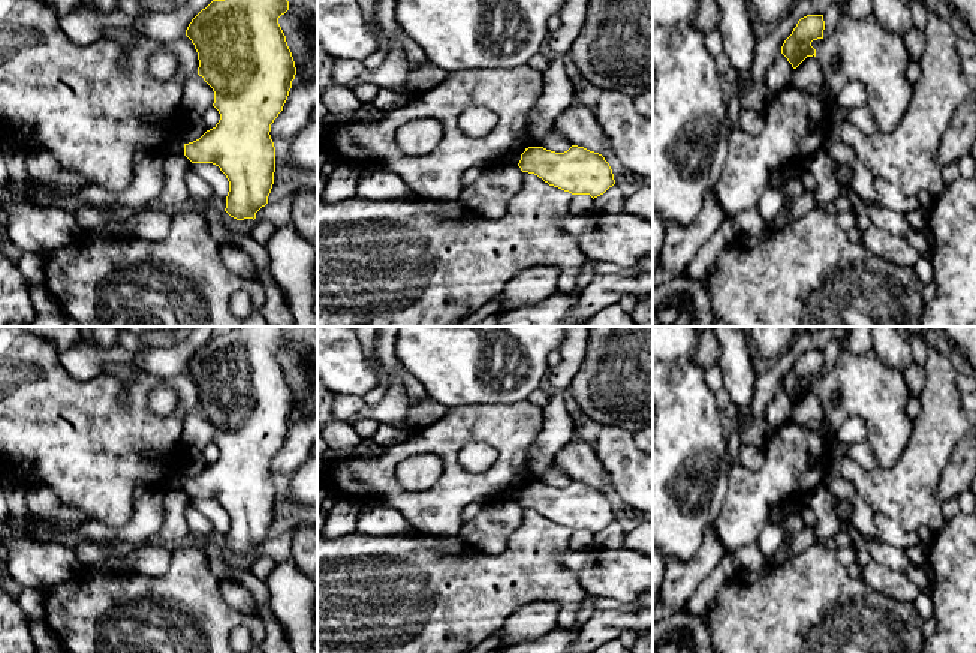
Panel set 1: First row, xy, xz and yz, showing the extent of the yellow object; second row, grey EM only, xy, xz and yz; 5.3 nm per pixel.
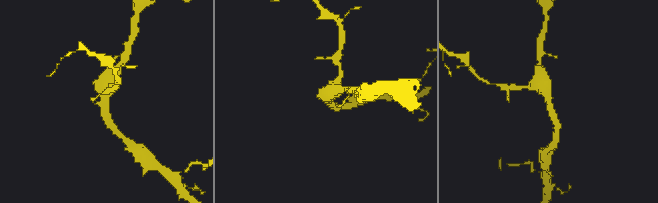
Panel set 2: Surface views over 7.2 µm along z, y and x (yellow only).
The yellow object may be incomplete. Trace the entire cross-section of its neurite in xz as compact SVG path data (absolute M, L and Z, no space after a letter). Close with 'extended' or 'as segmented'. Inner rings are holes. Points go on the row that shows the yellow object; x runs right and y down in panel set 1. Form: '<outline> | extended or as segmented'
M572 145L564 153L528 147L518 163L522 172L534 174L549 186L593 199L615 184L605 157L584 147Z | as segmented

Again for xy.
M213 0L186 30L198 52L198 75L213 88L213 106L219 111L220 120L199 139L184 144L184 156L192 163L213 163L220 168L229 181L225 211L237 220L254 220L256 213L268 204L274 184L275 147L269 135L271 124L283 111L296 75L292 52L278 24L278 18L287 10L287 0Z | as segmented

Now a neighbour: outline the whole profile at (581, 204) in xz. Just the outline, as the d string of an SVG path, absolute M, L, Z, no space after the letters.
M573 195L570 205L569 205L569 213L570 214L588 214L593 211L593 198L590 195Z

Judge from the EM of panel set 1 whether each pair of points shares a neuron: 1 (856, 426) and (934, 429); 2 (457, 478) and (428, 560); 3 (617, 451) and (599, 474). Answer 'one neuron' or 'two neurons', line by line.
1: two neurons
2: two neurons
3: two neurons

